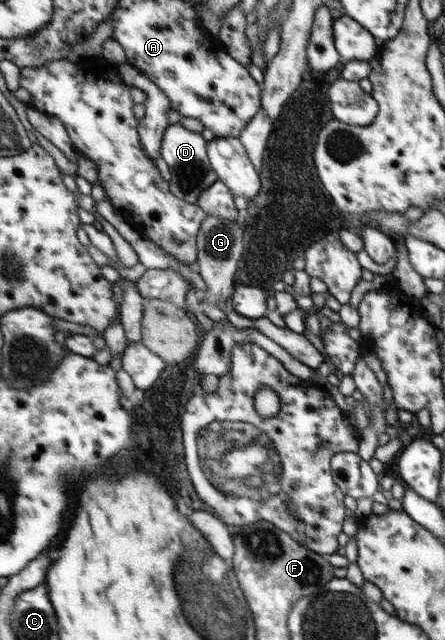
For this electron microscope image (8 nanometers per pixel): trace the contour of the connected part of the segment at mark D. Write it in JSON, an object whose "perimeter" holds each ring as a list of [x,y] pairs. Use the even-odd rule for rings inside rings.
{"perimeter":[[[174,123],[165,128],[161,143],[160,157],[167,164],[171,178],[168,187],[173,196],[184,200],[186,203],[196,204],[201,191],[211,186],[217,180],[207,156],[207,143],[201,134],[189,131],[183,124]]]}

